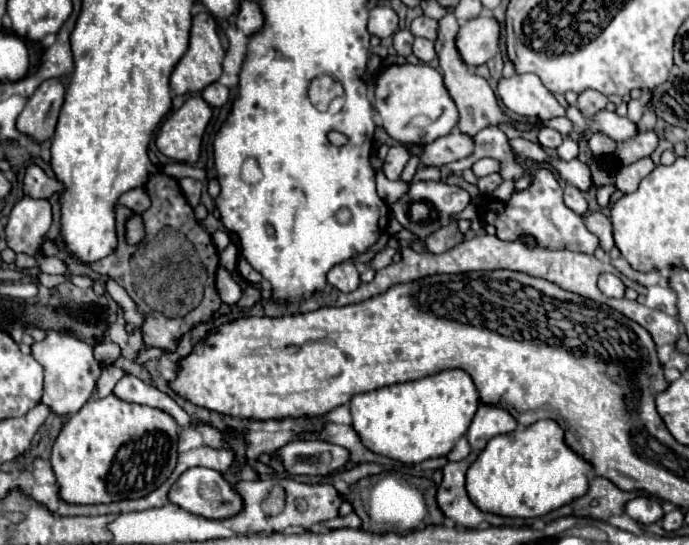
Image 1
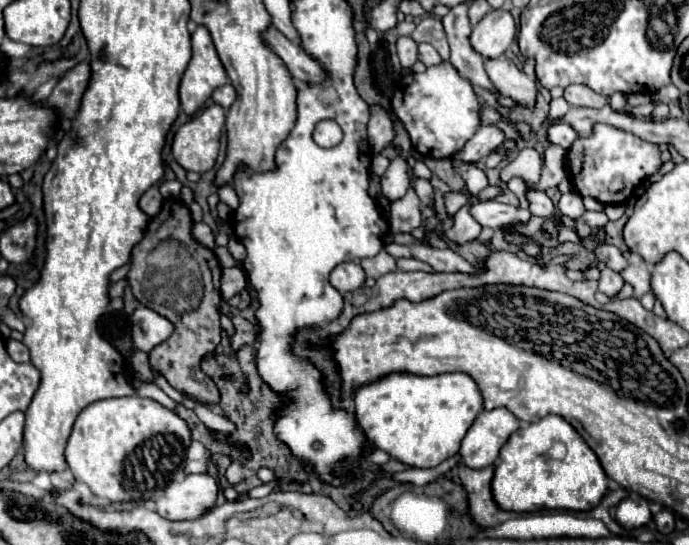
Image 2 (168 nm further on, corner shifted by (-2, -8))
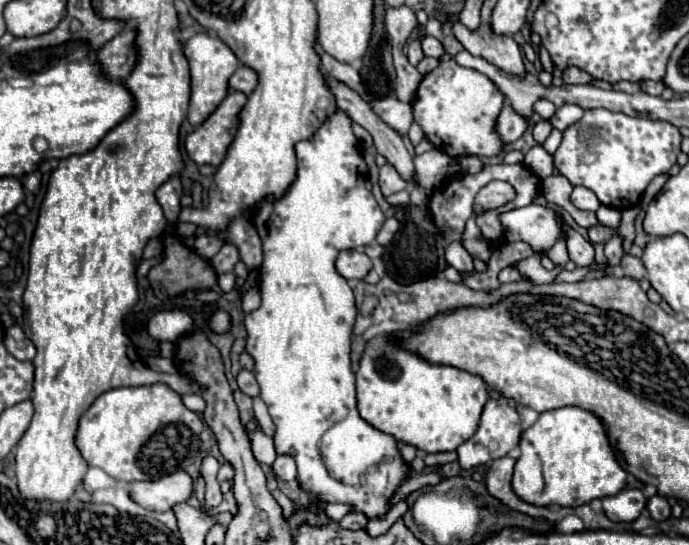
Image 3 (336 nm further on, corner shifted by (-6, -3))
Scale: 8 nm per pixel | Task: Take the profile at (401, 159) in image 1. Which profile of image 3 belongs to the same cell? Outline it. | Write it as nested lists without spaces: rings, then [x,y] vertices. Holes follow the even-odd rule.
[[[383,165],[379,169],[379,187],[381,187],[381,193],[385,197],[389,197],[391,193],[407,189],[407,181],[403,181],[399,177],[399,173],[395,173],[395,169],[391,169],[391,165]]]

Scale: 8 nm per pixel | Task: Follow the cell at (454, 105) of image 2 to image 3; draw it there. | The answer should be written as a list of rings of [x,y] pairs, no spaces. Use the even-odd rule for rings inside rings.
[[[445,53],[441,65],[423,77],[415,93],[413,109],[415,121],[423,127],[427,139],[449,157],[495,157],[505,149],[505,143],[497,133],[497,117],[503,101],[503,93],[487,75],[457,65],[455,59]]]

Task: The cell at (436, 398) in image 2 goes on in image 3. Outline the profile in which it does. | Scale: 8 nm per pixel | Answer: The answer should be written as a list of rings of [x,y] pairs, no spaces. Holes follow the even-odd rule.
[[[383,333],[367,341],[357,371],[359,415],[375,429],[415,445],[419,451],[455,451],[479,425],[481,409],[489,399],[487,385],[469,371],[429,363],[401,347],[399,339],[395,333]]]

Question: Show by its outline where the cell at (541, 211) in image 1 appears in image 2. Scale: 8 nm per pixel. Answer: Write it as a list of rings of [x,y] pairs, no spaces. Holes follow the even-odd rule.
[[[599,242],[595,246],[595,256],[597,256],[599,262],[605,262],[615,272],[621,272],[627,266],[625,258],[621,256],[621,250],[615,248],[615,246],[611,246],[611,244],[607,244],[607,242]]]

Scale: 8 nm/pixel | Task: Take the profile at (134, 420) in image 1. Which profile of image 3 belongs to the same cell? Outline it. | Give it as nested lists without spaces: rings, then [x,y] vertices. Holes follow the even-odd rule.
[[[165,383],[117,387],[99,395],[81,417],[77,447],[91,467],[99,467],[119,481],[153,481],[193,463],[201,453],[201,431],[201,417],[189,411],[181,395]]]

